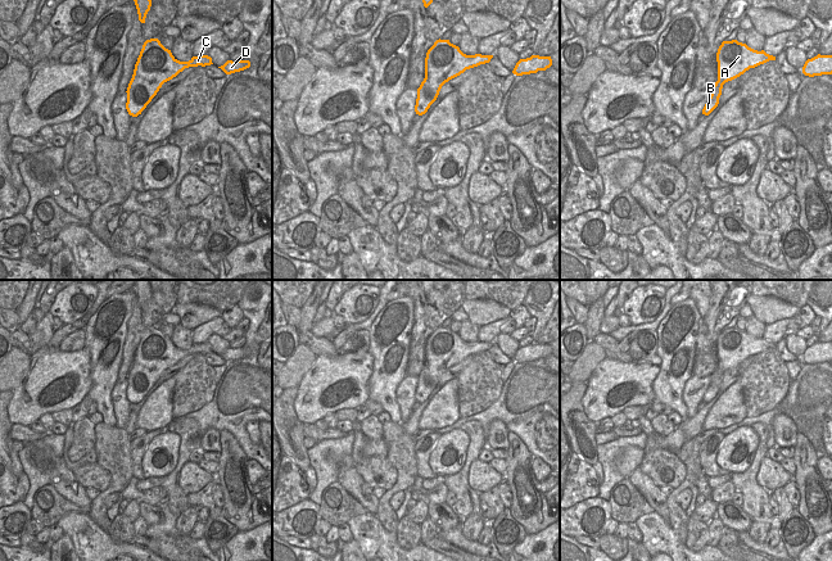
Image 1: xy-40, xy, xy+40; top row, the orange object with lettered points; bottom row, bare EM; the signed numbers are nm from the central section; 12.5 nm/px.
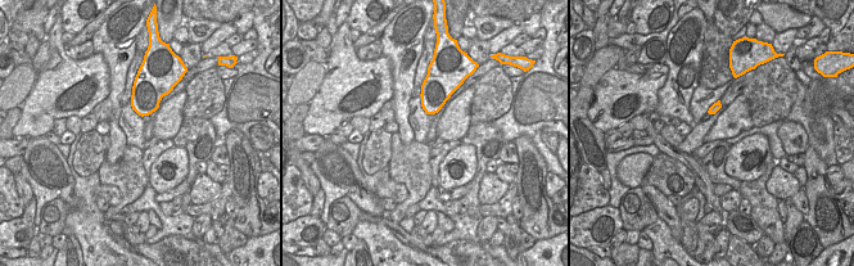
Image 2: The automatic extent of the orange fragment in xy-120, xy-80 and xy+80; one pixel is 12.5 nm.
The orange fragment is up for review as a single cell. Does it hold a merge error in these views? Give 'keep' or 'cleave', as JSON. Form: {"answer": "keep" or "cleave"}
{"answer": "keep"}

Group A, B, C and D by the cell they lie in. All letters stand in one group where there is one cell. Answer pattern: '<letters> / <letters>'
A B C D

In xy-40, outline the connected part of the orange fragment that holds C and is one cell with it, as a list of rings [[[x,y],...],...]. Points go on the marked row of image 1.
[[[158,39],[146,40],[126,91],[128,114],[132,117],[141,114],[162,85],[176,77],[185,68],[211,64],[213,64],[212,58],[208,55],[193,56],[189,62],[180,62]]]

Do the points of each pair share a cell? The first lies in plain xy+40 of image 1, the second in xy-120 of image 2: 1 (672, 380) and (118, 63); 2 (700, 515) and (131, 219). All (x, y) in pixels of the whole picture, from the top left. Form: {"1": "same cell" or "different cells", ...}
{"1": "same cell", "2": "different cells"}

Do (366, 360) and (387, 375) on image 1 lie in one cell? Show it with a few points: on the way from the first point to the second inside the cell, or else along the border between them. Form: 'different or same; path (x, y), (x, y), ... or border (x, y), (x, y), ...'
different; border (367, 352), (372, 357), (369, 393)

